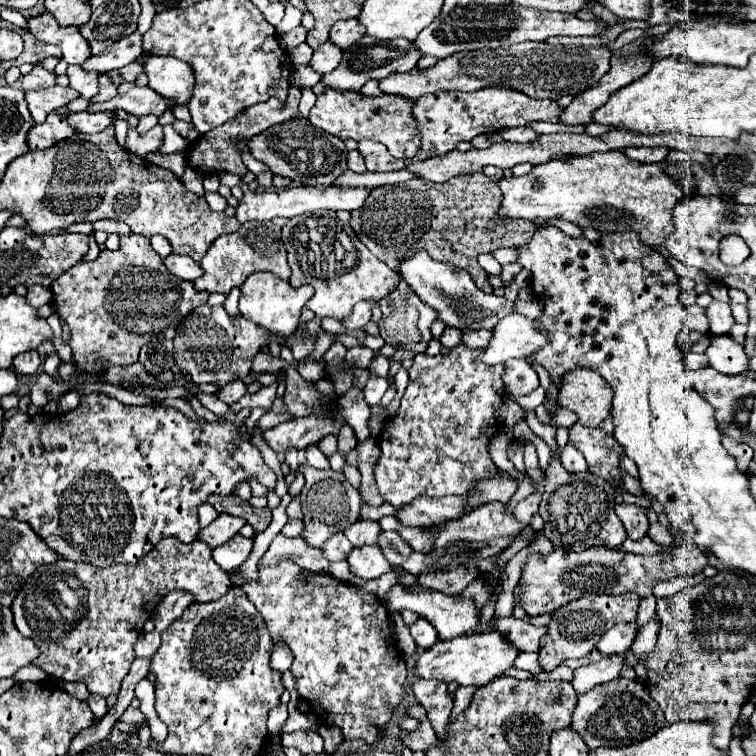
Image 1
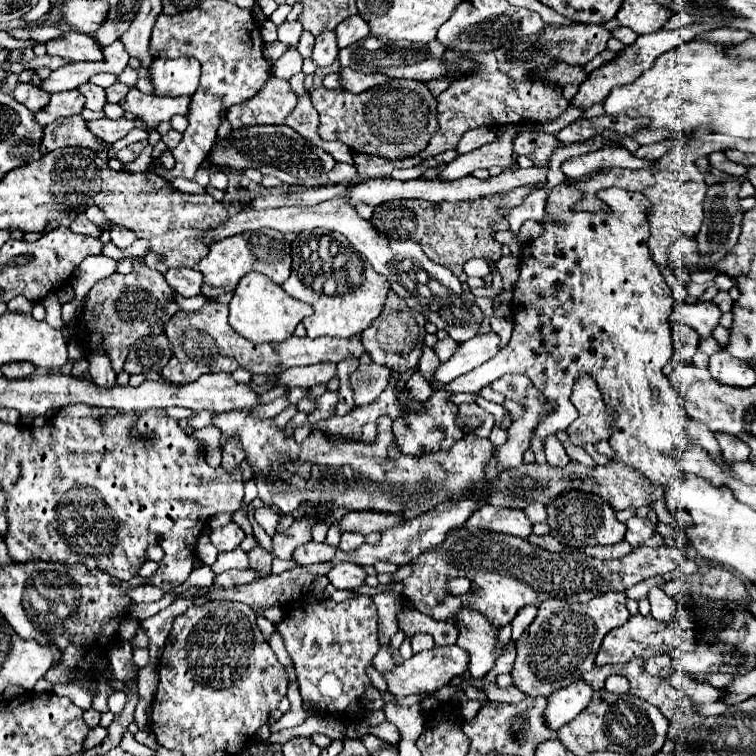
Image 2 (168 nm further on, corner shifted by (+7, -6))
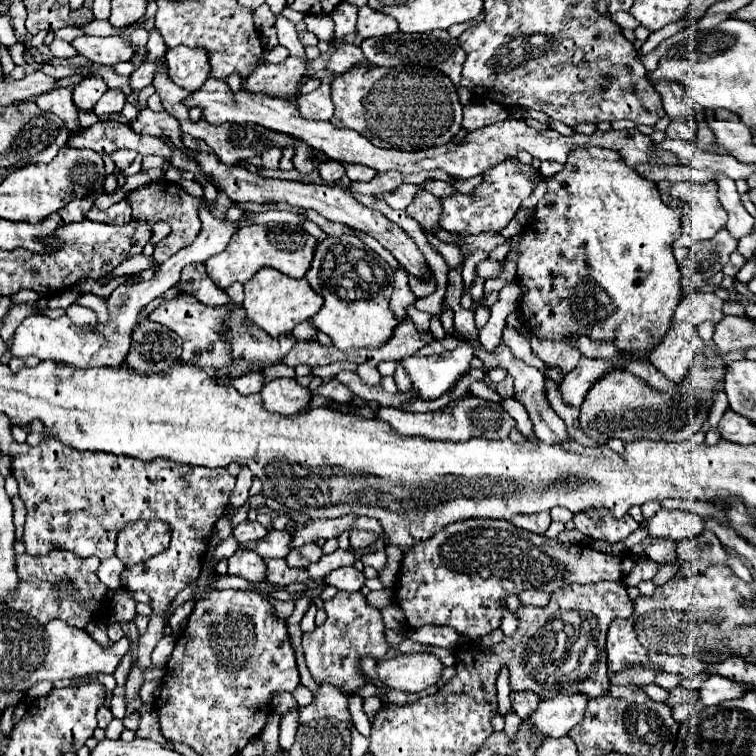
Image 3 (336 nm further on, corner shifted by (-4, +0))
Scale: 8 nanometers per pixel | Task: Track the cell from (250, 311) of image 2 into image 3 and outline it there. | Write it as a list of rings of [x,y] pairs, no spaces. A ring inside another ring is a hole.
[[[260,269],[256,275],[244,283],[244,309],[248,313],[248,319],[254,321],[260,329],[264,329],[268,335],[278,337],[282,333],[290,333],[298,323],[310,319],[320,307],[324,299],[312,291],[306,279],[292,279],[284,277],[284,273],[276,269]]]

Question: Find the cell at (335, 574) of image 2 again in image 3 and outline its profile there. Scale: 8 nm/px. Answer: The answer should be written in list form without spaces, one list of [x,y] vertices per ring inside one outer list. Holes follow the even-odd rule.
[[[346,565],[346,567],[340,567],[332,573],[328,573],[328,577],[324,577],[324,583],[326,585],[332,585],[340,591],[360,591],[362,585],[364,585],[364,575],[362,571],[358,571],[354,565]]]

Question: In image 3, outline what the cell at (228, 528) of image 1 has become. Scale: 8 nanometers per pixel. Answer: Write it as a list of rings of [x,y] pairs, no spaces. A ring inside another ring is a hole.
[[[244,521],[234,529],[234,537],[238,543],[246,543],[246,541],[258,541],[266,535],[266,527],[262,527],[258,521]]]

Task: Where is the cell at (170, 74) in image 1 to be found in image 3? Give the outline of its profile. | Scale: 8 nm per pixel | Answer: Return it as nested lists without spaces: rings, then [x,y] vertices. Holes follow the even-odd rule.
[[[174,47],[166,51],[166,61],[170,79],[188,91],[200,89],[210,75],[208,53],[204,53],[204,49]]]

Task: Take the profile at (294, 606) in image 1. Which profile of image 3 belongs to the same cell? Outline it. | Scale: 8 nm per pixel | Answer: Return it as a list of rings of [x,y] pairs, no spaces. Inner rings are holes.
[[[338,591],[330,601],[324,603],[328,619],[324,625],[316,627],[312,633],[304,633],[302,647],[306,655],[306,665],[316,683],[328,681],[338,689],[354,693],[358,687],[364,685],[358,669],[360,657],[374,657],[382,659],[388,653],[388,643],[384,637],[384,623],[378,609],[370,607],[362,591],[346,593]]]

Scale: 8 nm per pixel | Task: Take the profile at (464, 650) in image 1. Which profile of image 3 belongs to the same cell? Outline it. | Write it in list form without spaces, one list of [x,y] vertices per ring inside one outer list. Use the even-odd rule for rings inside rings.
[[[432,653],[396,655],[376,663],[378,681],[388,689],[400,689],[406,693],[420,693],[440,679],[444,665]]]

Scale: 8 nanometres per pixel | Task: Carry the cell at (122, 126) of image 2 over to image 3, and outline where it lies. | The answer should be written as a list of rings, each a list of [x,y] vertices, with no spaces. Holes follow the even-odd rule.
[[[144,109],[140,111],[138,119],[134,123],[130,123],[130,127],[136,133],[144,133],[144,135],[156,135],[156,137],[166,137],[168,141],[172,141],[178,148],[184,148],[182,143],[182,129],[180,123],[176,121],[176,117],[172,117],[166,111],[154,113],[152,109]]]

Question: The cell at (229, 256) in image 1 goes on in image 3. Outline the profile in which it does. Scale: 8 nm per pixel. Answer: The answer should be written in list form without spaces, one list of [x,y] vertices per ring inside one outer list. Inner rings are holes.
[[[266,223],[242,227],[232,235],[232,241],[222,253],[206,261],[206,271],[212,277],[212,281],[220,285],[220,289],[226,289],[234,281],[246,283],[262,267],[272,267],[292,279],[302,279],[308,271],[308,265],[312,263],[316,241],[318,239],[310,235],[304,227],[290,223]]]

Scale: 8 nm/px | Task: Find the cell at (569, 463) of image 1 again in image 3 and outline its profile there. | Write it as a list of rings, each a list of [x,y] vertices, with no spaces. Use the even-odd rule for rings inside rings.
[[[456,329],[452,331],[452,337],[456,337],[458,341],[470,341],[470,345],[476,345],[476,357],[486,365],[486,369],[502,367],[502,369],[514,379],[516,399],[518,399],[520,403],[524,403],[524,407],[526,407],[526,411],[528,411],[528,415],[530,415],[530,421],[532,421],[532,425],[534,425],[534,433],[536,433],[536,437],[540,437],[540,441],[544,441],[544,443],[556,443],[556,441],[558,441],[558,443],[560,443],[560,441],[566,441],[566,439],[568,439],[568,431],[566,431],[564,421],[552,411],[552,407],[550,407],[548,401],[546,401],[544,375],[542,375],[542,371],[538,371],[536,367],[530,367],[530,365],[526,365],[524,361],[516,359],[504,343],[500,343],[494,351],[486,351],[478,339],[468,339],[468,337],[464,337],[462,333],[458,333]]]

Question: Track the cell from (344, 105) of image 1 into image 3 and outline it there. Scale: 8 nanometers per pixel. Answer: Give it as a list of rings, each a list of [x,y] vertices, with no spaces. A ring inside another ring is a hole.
[[[356,65],[332,81],[334,117],[330,123],[338,129],[354,129],[382,149],[422,151],[446,145],[462,125],[462,105],[456,89],[450,77],[438,69],[420,69],[418,65],[400,69]]]

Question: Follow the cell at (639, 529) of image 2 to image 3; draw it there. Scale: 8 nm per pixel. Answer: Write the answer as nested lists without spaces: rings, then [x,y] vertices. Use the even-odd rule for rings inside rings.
[[[660,509],[652,519],[646,521],[646,527],[652,539],[664,537],[672,541],[692,539],[704,531],[704,523],[698,515],[690,511],[668,511],[668,509]]]

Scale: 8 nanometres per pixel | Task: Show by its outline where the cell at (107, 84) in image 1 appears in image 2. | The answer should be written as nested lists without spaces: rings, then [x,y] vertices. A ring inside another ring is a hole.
[[[117,81],[117,83],[111,85],[109,89],[105,89],[105,93],[107,93],[107,101],[109,101],[109,103],[119,103],[119,101],[127,95],[127,91],[129,91],[129,87]]]

